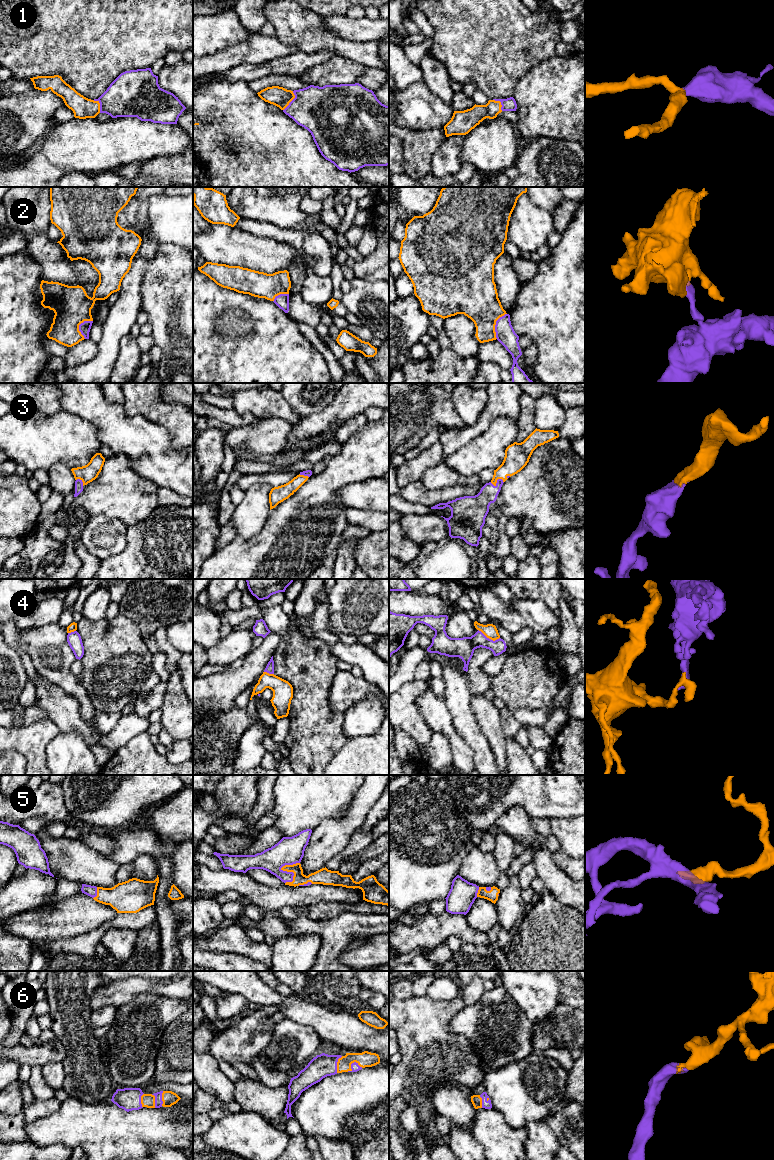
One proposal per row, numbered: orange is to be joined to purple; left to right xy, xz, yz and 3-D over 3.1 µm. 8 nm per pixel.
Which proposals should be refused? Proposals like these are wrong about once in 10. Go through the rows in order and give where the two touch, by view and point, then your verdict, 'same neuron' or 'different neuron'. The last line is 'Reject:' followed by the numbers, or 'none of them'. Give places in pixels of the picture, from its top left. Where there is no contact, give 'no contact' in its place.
1: contact xz (291, 101); same neuron
2: contact yz (495, 325); different neuron
3: contact yz (497, 482); same neuron
4: contact yz (488, 638); different neuron
5: contact xz (285, 871); same neuron
6: contact xz (352, 1063); same neuron
Reject: 2, 4

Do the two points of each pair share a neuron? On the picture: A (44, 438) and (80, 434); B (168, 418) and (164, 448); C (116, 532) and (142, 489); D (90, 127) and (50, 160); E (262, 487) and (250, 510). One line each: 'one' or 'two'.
A: one
B: two
C: two
D: one
E: one

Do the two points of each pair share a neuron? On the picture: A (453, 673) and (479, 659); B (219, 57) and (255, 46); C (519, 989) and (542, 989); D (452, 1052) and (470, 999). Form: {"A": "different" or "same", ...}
{"A": "different", "B": "same", "C": "same", "D": "different"}

